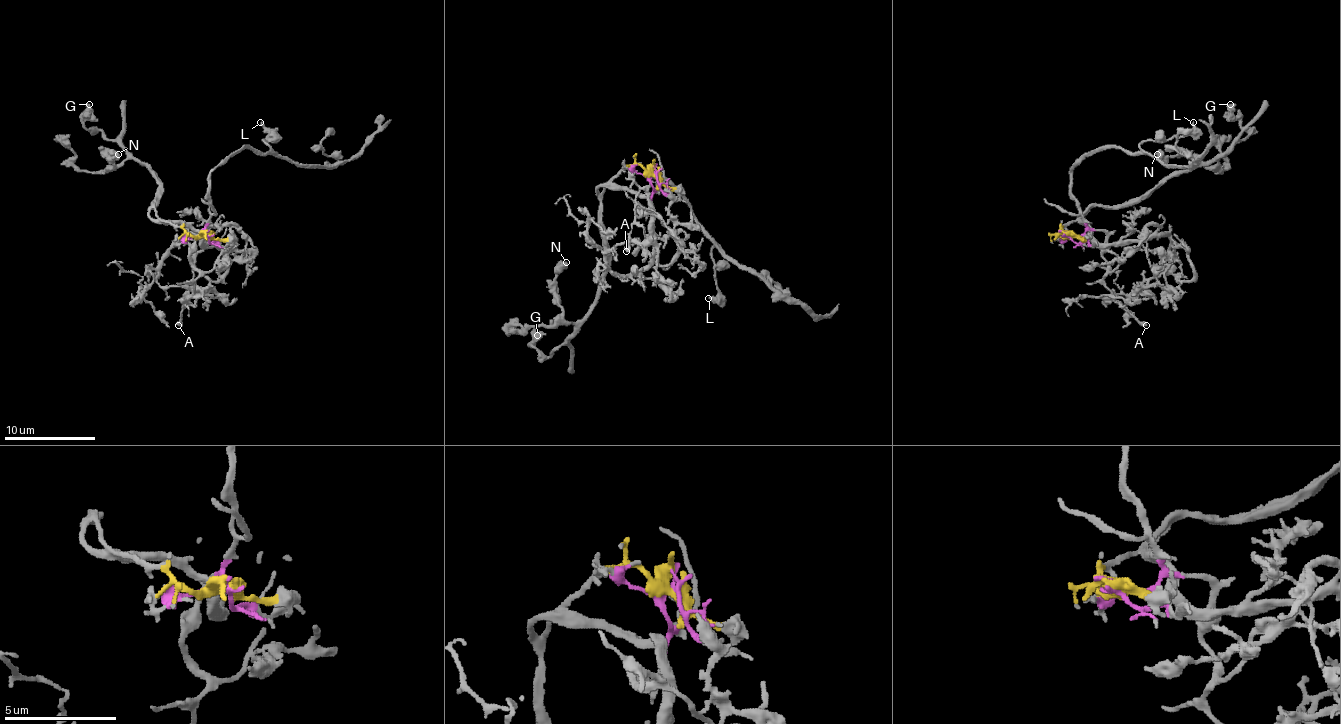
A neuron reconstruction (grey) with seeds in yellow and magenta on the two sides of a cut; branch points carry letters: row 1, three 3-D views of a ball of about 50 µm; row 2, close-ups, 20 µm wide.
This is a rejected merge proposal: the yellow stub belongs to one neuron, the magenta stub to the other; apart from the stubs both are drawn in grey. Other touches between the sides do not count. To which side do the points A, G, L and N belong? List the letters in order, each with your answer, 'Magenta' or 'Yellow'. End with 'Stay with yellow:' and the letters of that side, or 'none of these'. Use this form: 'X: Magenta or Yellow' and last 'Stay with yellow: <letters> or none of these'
A: Magenta
G: Yellow
L: Magenta
N: Yellow
Stay with yellow: G, N

